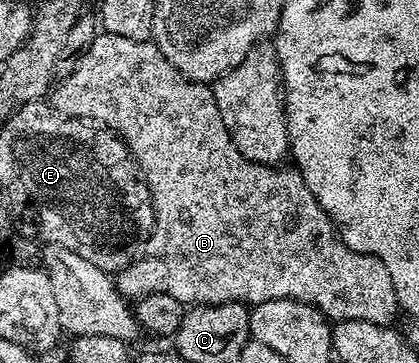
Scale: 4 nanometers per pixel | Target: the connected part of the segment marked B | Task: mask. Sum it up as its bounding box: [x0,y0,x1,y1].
[51,31,399,325]

